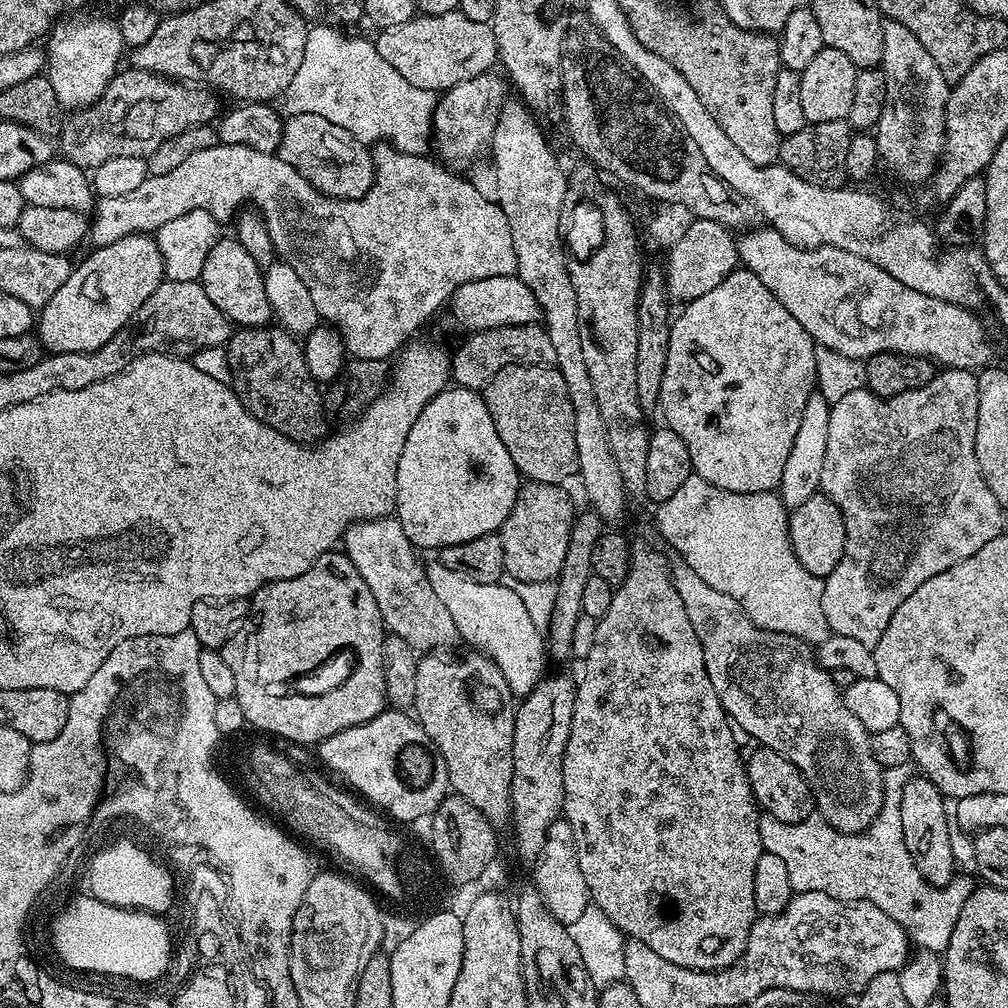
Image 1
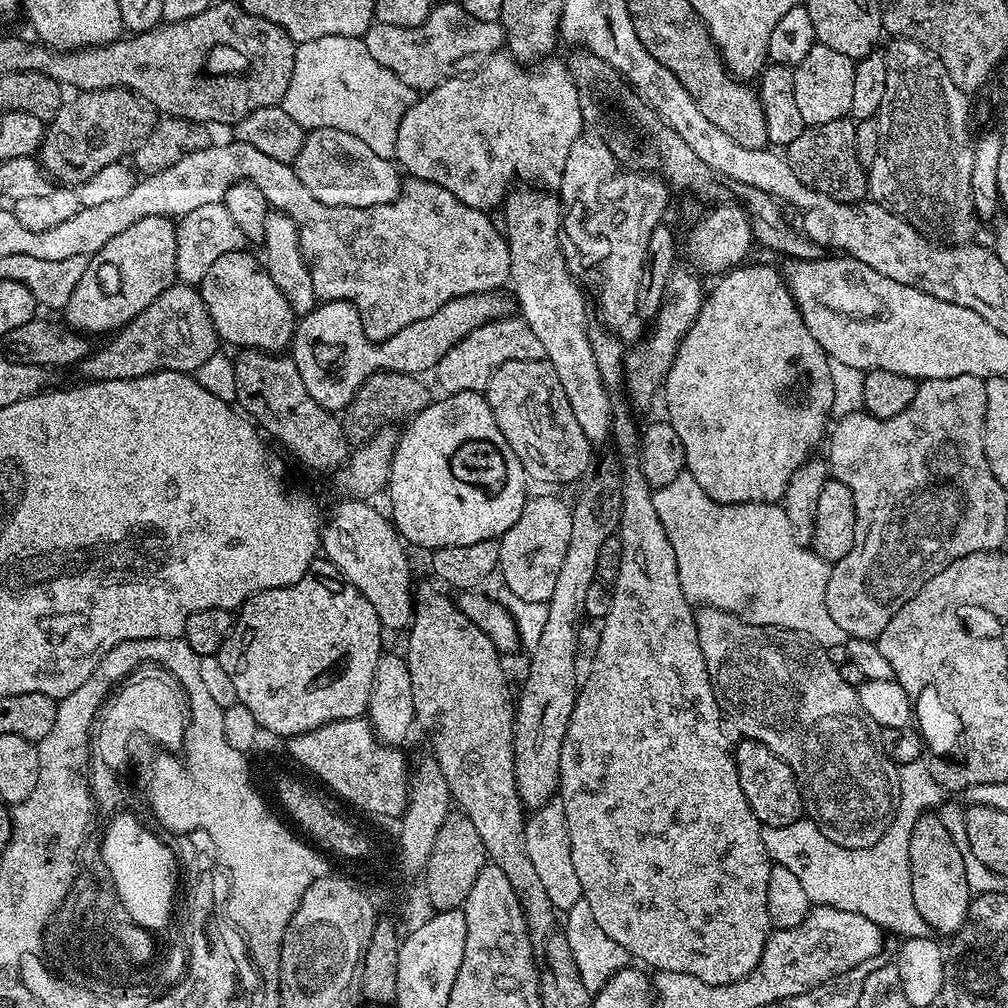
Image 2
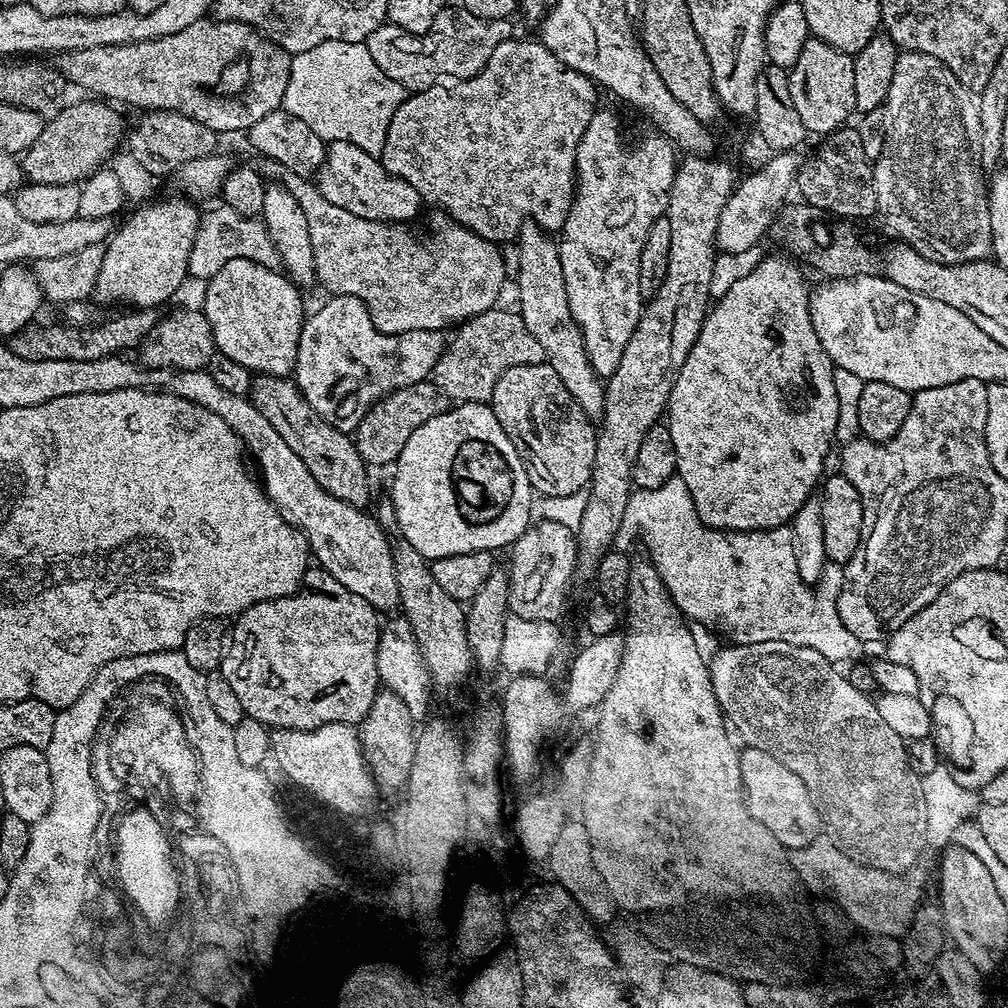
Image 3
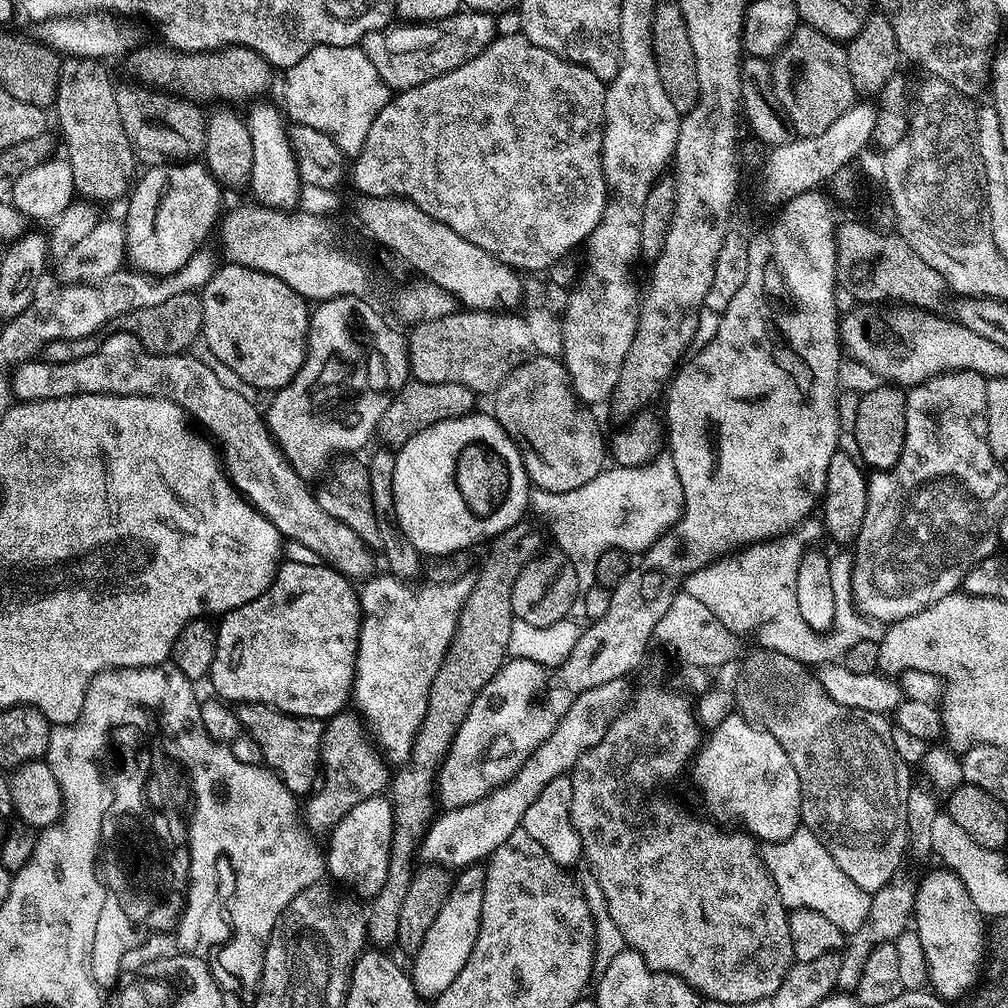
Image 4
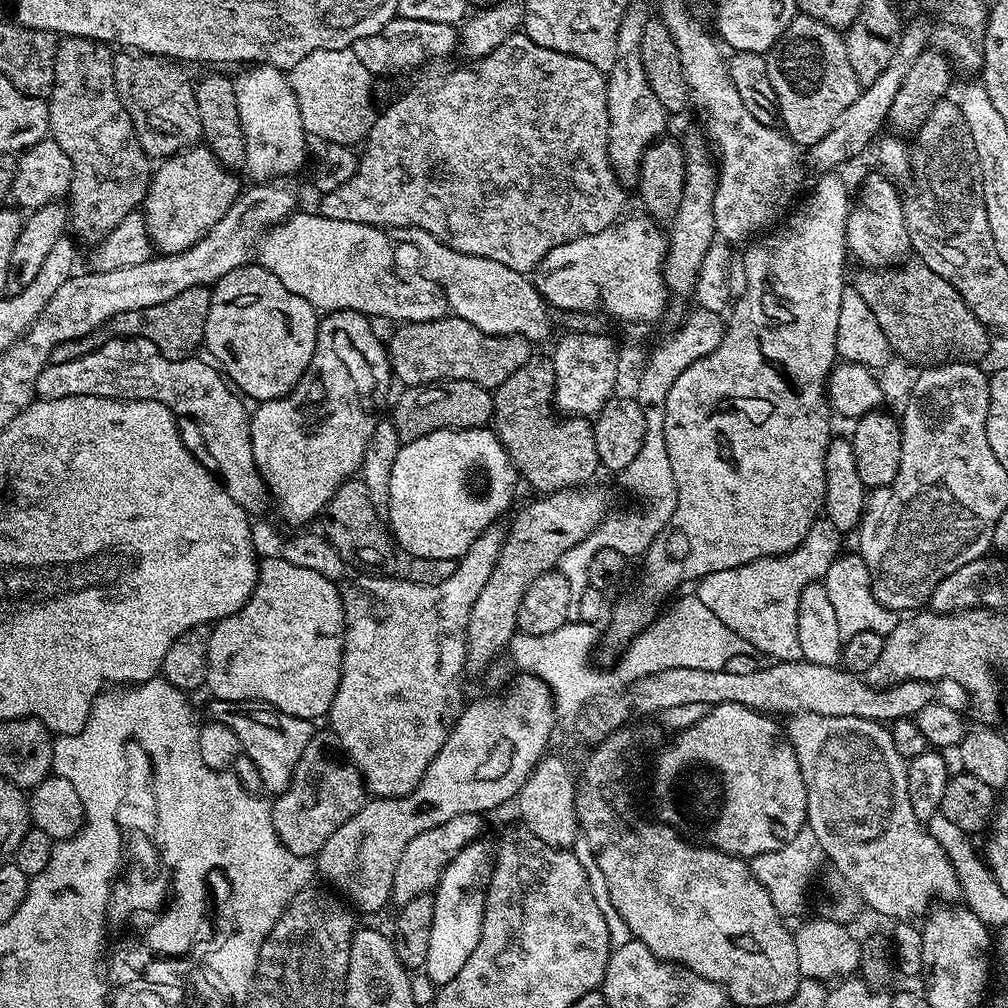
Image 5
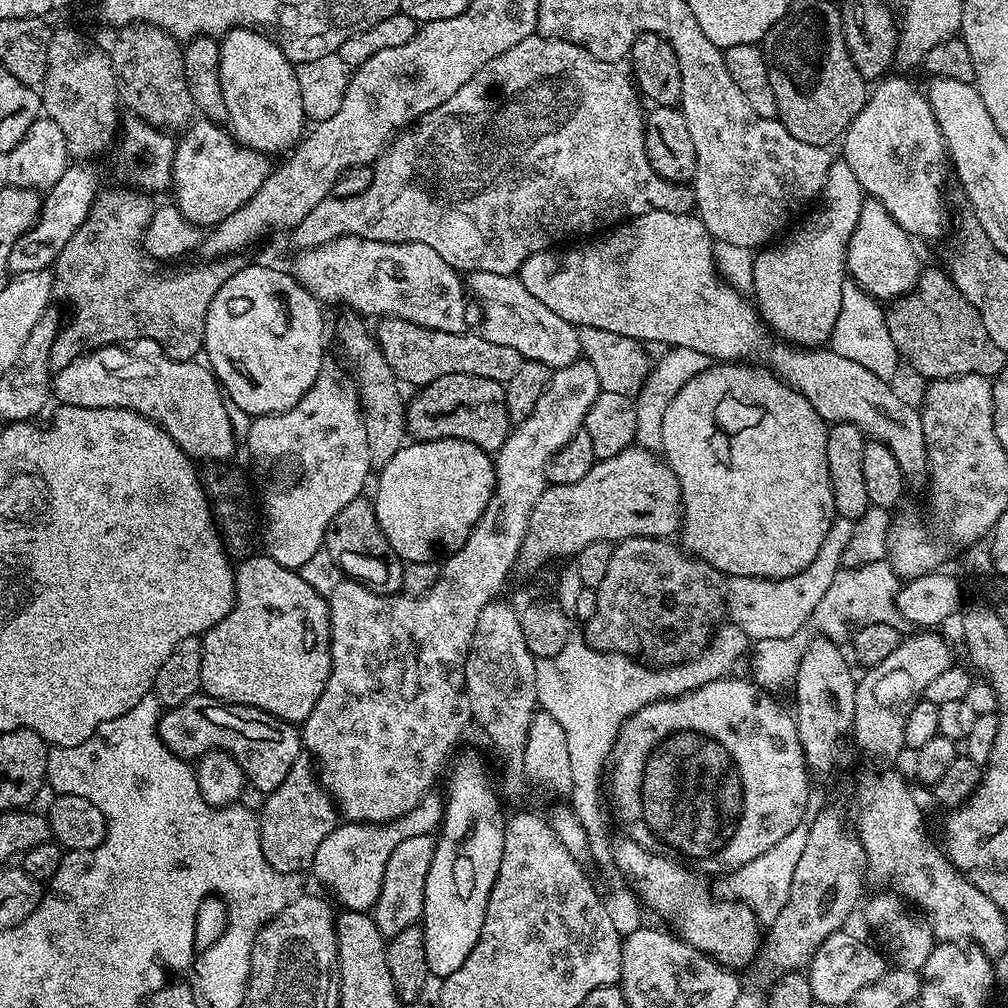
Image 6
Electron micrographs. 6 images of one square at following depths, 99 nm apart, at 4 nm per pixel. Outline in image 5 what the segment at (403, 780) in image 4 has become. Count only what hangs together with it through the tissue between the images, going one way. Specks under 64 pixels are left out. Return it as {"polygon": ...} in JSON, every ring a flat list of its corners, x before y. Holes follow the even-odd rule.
{"polygon":[[592,487,562,488,558,492,541,495,536,498,540,500,530,501,513,518,512,525,507,525,498,562,494,562,490,579,486,586,482,586,474,602,474,610,470,610,470,622,466,630,466,668,469,673,483,673,495,661,492,659,507,649,518,631,518,606,522,606,522,598,530,582,534,582,538,574,553,571,559,565,562,554,566,554,570,546,578,546,578,542,585,540,609,515,607,494,600,488]]}

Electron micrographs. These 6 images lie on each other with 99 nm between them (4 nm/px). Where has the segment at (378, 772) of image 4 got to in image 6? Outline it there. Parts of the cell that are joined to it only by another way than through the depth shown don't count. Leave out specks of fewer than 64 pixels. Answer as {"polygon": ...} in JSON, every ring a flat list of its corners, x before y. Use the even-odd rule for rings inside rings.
{"polygon":[[301,752,290,766,290,774,282,778,278,790,267,793,265,806,258,813,262,854,276,872,295,873,296,864,304,870,311,869,314,853,326,834,330,834,338,823,338,809,331,796,318,779,317,769,310,755]]}

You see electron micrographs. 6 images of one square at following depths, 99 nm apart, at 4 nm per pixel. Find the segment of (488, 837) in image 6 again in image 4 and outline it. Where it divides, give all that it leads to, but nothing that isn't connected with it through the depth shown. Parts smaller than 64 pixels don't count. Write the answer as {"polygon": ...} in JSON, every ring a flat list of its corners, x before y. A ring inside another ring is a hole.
{"polygon":[[469,866,452,881,449,892,438,918,434,918,434,926,426,930,426,938,422,938,422,946,411,957,410,975,416,993,422,998,435,998,458,978,462,966,466,966,466,958,470,958,470,950,478,938,480,919,482,918,482,894,484,893,484,868]]}

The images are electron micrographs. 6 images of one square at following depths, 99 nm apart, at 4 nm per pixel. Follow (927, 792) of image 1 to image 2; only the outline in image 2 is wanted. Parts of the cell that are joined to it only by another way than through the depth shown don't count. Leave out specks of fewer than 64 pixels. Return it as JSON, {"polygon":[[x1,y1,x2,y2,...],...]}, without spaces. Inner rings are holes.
{"polygon":[[925,814,914,822,910,834,910,870,912,871,912,893,914,894,914,906,918,906,918,914,928,923,929,929,941,937,948,938,956,933,964,924,968,913,968,906,972,903,973,893,966,886,966,870,962,862,960,844,957,837,950,830,946,830,944,820,936,817,936,814]]}

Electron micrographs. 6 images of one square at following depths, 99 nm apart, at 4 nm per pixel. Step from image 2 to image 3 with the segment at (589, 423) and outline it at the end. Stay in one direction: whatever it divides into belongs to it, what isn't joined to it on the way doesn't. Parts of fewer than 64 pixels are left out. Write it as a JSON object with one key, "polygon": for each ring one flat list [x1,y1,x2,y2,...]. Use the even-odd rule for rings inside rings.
{"polygon":[[529,218,520,227,518,245,520,261,516,264,516,292,520,295,518,311,526,322,530,334,542,342,546,362,562,378,562,386,570,390,574,402,582,406,593,422,604,414,605,381,590,366,586,346,582,342,582,330,570,310,566,298,566,278,562,278,562,262,557,241,545,232,535,220]]}

